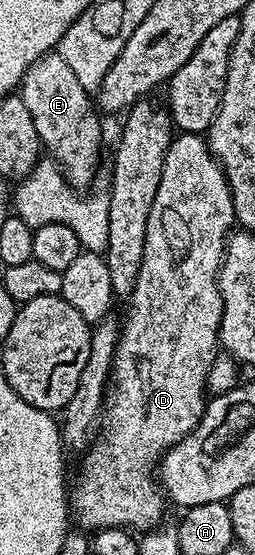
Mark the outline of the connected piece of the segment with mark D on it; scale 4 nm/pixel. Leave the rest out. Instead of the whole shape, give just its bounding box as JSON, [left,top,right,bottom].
[68,134,235,533]

